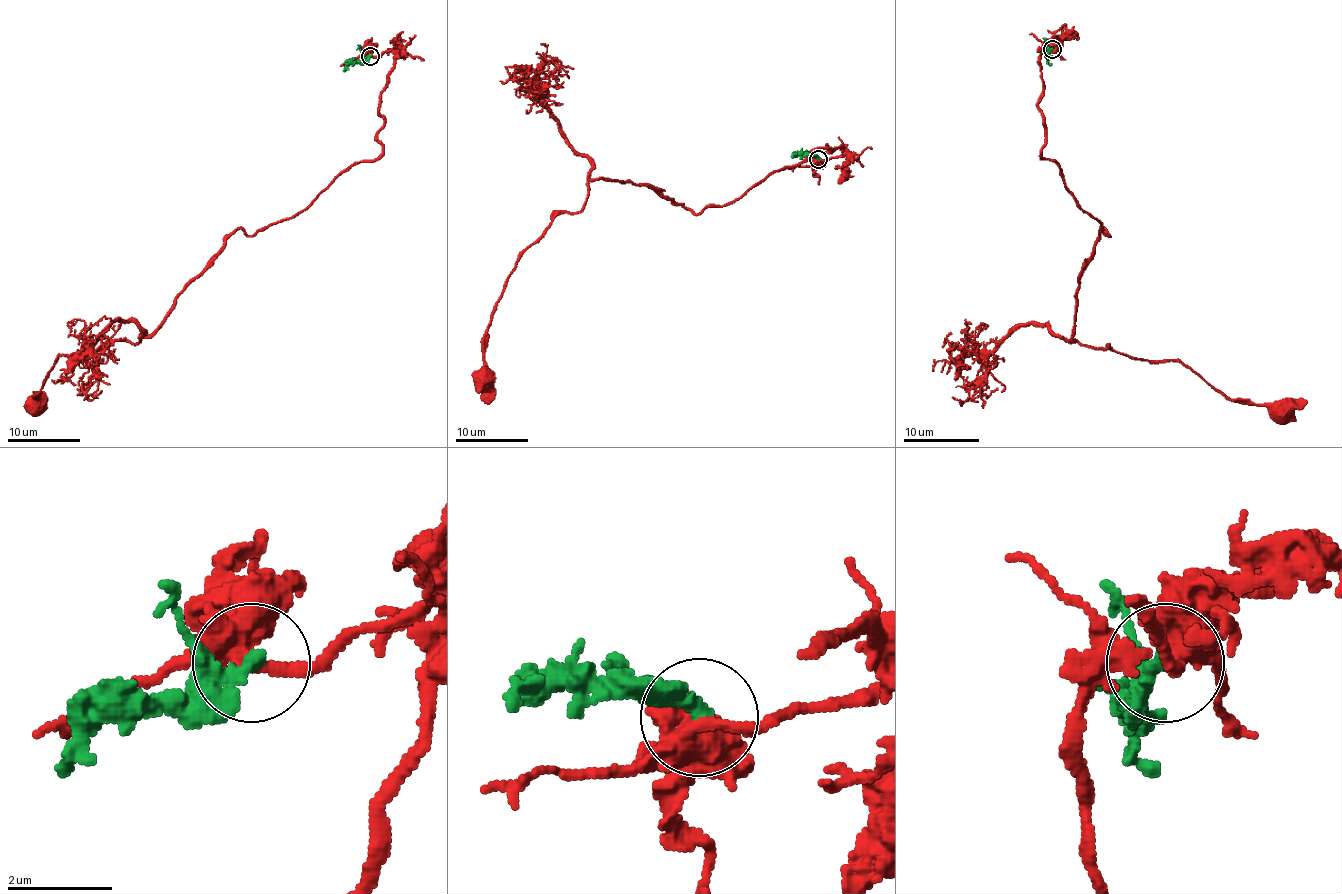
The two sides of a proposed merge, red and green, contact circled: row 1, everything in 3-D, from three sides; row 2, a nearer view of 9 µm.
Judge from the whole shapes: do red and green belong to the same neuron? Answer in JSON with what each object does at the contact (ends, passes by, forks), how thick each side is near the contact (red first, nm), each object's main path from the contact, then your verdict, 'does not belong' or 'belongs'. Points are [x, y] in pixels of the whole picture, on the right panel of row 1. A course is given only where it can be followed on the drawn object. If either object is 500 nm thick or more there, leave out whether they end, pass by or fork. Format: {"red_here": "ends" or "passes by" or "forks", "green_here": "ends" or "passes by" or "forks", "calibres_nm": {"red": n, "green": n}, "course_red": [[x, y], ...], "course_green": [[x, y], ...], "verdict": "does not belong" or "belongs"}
{"red_here": "forks", "green_here": "ends", "calibres_nm": {"red": 320, "green": 340}, "course_red": [[1052, 49], [1040, 55], [1040, 157], [1108, 232], [1080, 278], [1072, 338], [1176, 361], [1231, 399], [1306, 402]], "course_green": [[1052, 49], [1048, 57], [1052, 65]], "verdict": "does not belong"}

